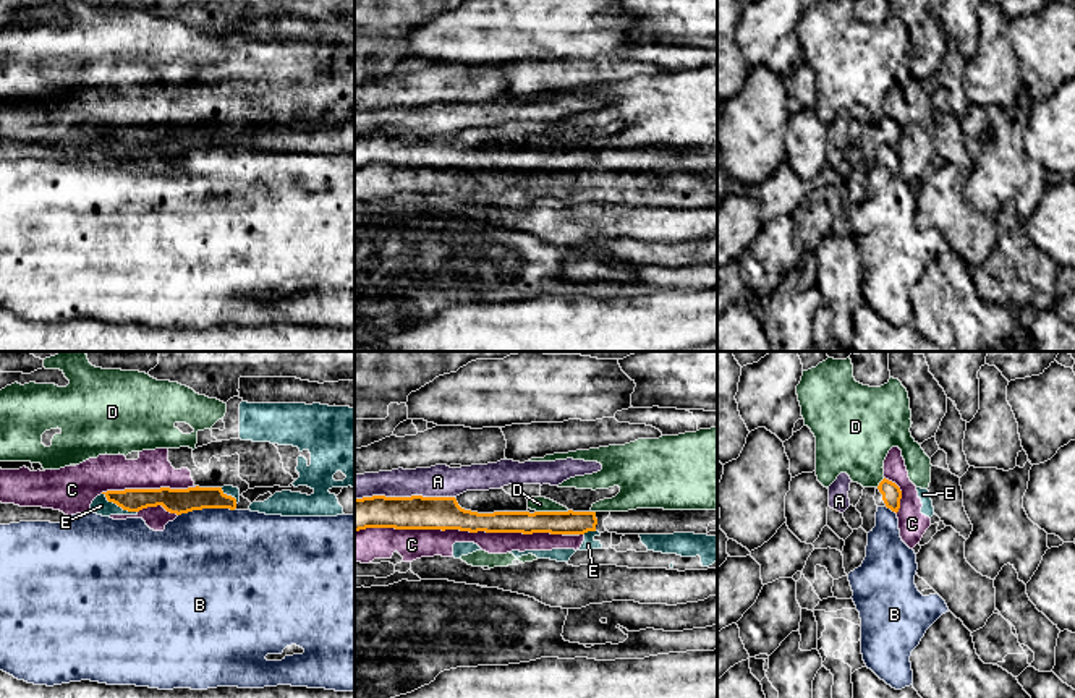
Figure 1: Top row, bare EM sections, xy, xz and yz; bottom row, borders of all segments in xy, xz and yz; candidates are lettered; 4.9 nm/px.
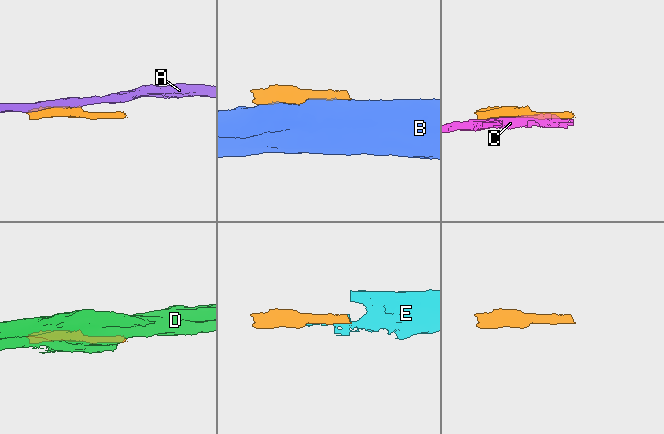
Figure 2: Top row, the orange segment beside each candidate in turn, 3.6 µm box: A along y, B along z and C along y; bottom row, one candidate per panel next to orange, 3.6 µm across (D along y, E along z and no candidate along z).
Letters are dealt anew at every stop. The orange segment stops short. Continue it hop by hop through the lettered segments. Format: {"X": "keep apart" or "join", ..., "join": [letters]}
{"A": "keep apart", "B": "keep apart", "C": "keep apart", "D": "keep apart", "E": "keep apart", "join": []}

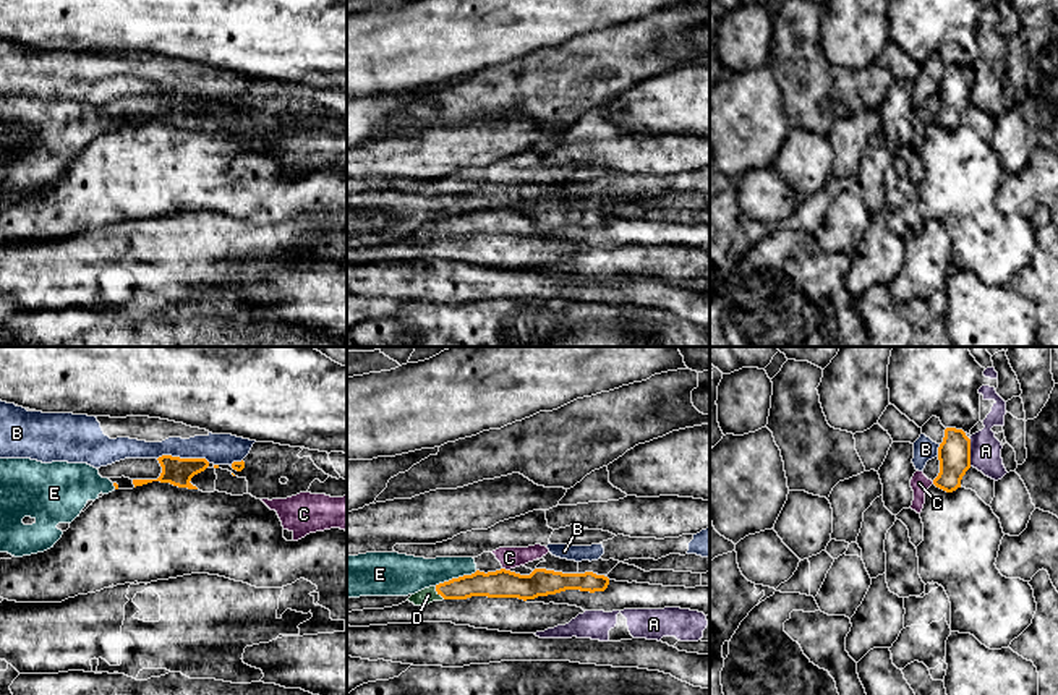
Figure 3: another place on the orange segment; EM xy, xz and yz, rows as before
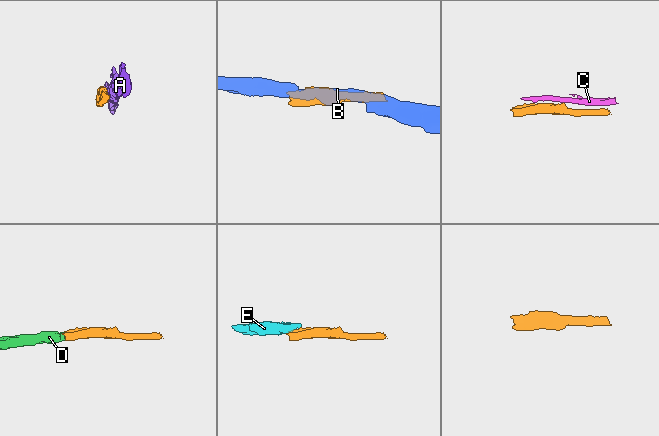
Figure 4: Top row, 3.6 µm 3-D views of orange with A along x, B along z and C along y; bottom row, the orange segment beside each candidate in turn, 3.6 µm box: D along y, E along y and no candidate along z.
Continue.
{"A": "keep apart", "B": "keep apart", "C": "keep apart", "D": "join", "E": "keep apart", "join": ["D"]}

